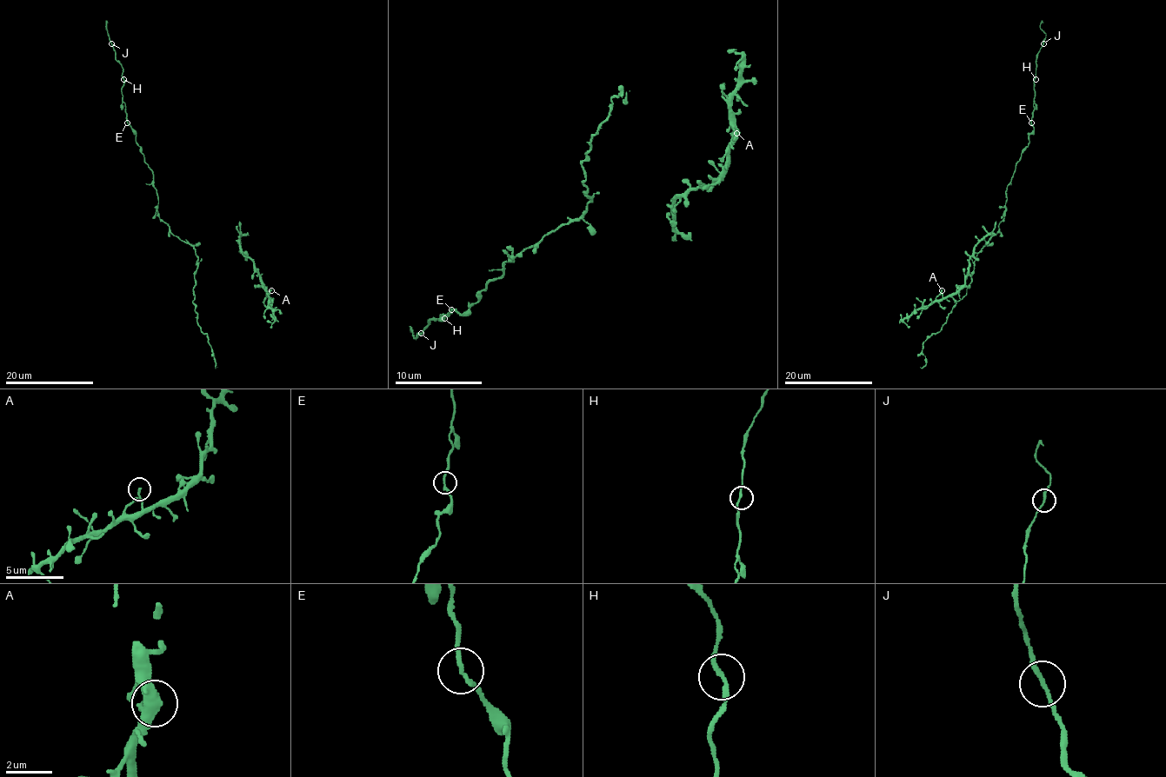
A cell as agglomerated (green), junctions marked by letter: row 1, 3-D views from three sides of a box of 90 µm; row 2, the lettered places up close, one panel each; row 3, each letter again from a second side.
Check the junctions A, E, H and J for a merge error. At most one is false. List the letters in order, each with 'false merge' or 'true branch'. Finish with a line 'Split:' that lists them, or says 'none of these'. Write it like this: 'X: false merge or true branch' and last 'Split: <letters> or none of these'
A: true branch
E: true branch
H: true branch
J: true branch
Split: none of these

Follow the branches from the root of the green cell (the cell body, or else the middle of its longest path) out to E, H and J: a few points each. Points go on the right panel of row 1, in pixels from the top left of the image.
E: (999, 228), (1005, 211), (1007, 186), (1016, 164), (1028, 145), (1029, 134), (1033, 129), (1031, 122)
H: (999, 228), (1005, 211), (1007, 186), (1033, 129), (1031, 121), (1036, 108), (1036, 79)
J: (999, 228), (1005, 211), (1007, 186), (1033, 129), (1031, 121), (1036, 108), (1036, 55), (1043, 43)

